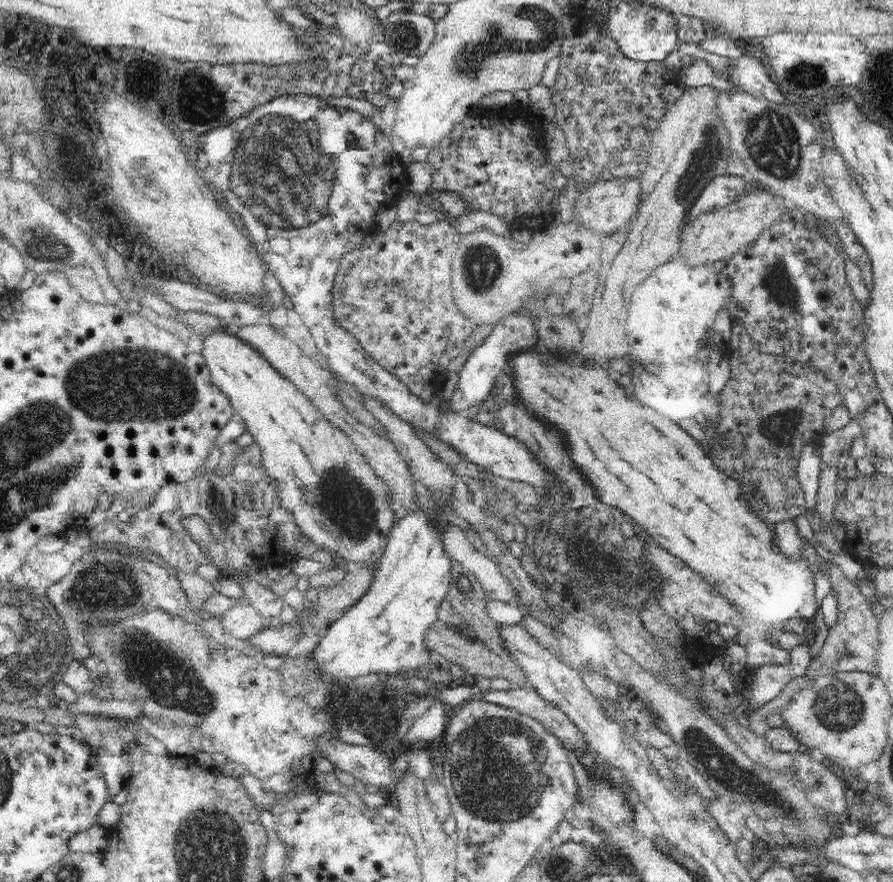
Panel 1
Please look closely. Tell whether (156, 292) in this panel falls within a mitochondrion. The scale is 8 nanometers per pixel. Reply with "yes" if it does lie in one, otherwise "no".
no

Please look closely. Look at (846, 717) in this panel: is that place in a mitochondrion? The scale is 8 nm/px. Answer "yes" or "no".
yes

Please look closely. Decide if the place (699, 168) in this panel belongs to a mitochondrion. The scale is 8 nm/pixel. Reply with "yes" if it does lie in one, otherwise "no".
yes

